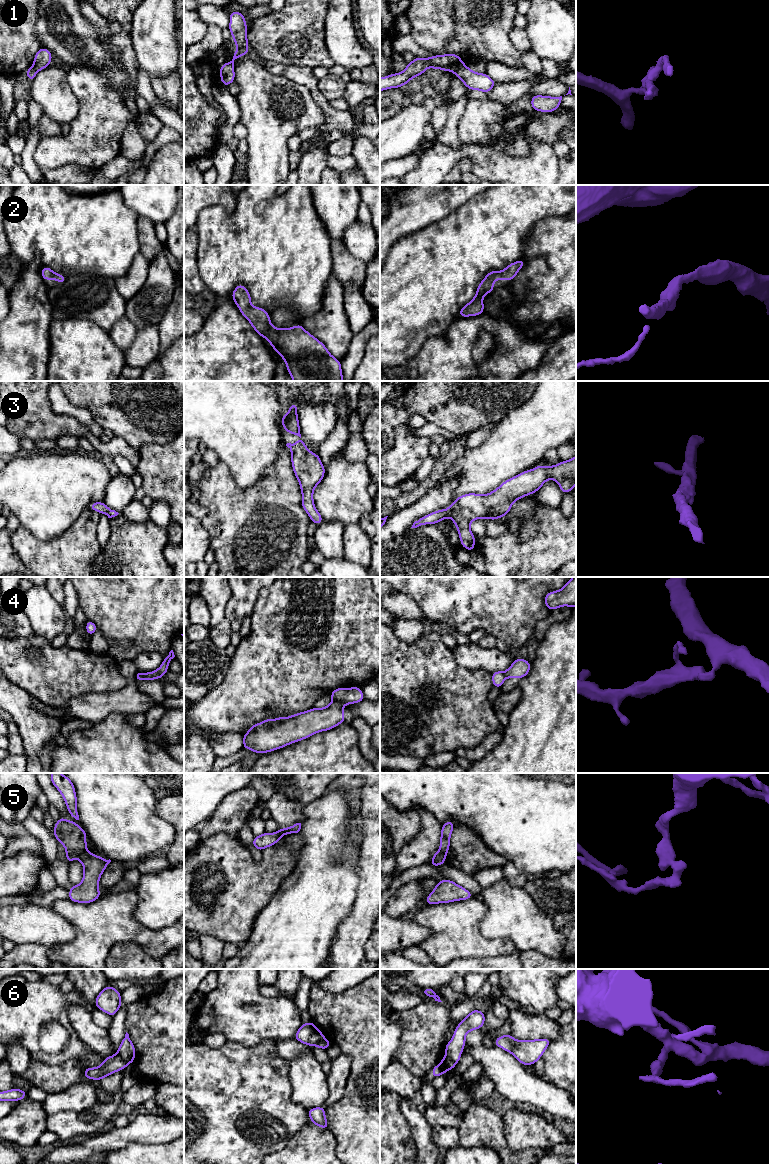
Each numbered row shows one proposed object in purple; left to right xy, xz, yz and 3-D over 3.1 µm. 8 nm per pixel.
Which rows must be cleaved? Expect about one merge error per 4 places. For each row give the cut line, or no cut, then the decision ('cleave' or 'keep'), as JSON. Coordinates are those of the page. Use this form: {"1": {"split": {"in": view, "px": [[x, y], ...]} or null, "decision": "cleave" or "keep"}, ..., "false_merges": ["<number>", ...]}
{"1": {"split": {"in": "yz", "px": [[464, 64], [460, 65], [453, 72]]}, "decision": "cleave"}, "2": {"split": null, "decision": "keep"}, "3": {"split": null, "decision": "keep"}, "4": {"split": {"in": "xz", "px": [[332, 700], [344, 704]]}, "decision": "cleave"}, "5": {"split": {"in": "xy", "px": [[86, 850], [78, 858]]}, "decision": "cleave"}, "6": {"split": {"in": "xy", "px": [[117, 1052], [127, 1064]]}, "decision": "cleave"}, "false_merges": ["1", "4", "5", "6"]}

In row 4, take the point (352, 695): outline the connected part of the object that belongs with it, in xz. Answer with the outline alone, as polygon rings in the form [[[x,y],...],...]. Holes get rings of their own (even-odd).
[[[340,687],[330,693],[332,701],[342,702],[344,704],[355,704],[362,702],[365,697],[361,687],[344,688]]]

